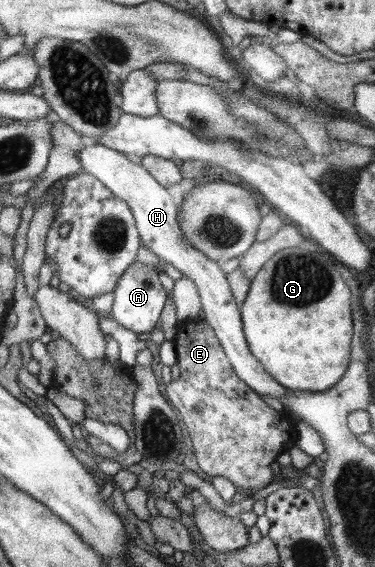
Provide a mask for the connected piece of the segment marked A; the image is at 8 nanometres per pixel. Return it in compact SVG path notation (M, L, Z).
M135 260L121 274L113 291L114 302L111 317L116 319L122 327L131 329L137 334L151 332L155 330L155 325L162 315L167 300L166 293L159 280L159 271L150 264Z

